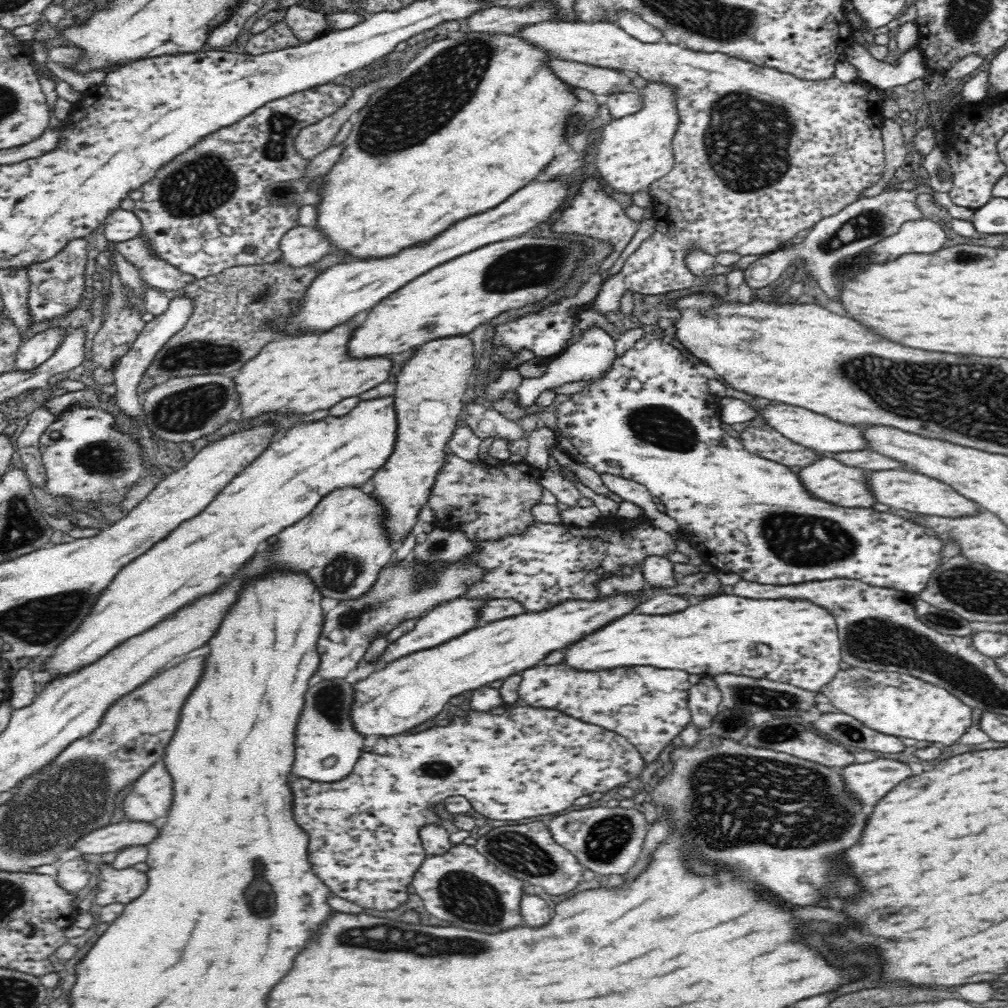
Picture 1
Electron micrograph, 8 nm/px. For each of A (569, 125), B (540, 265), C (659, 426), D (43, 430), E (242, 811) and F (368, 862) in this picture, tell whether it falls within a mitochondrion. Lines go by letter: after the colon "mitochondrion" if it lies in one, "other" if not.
A: other
B: mitochondrion
C: mitochondrion
D: other
E: other
F: other

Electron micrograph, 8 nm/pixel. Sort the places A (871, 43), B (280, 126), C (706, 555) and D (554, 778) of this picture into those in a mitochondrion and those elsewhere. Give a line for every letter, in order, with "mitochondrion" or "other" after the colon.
A: other
B: mitochondrion
C: other
D: other

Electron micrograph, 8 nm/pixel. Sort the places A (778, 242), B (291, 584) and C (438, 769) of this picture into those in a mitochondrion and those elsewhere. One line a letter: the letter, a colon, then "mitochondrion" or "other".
A: other
B: other
C: mitochondrion

